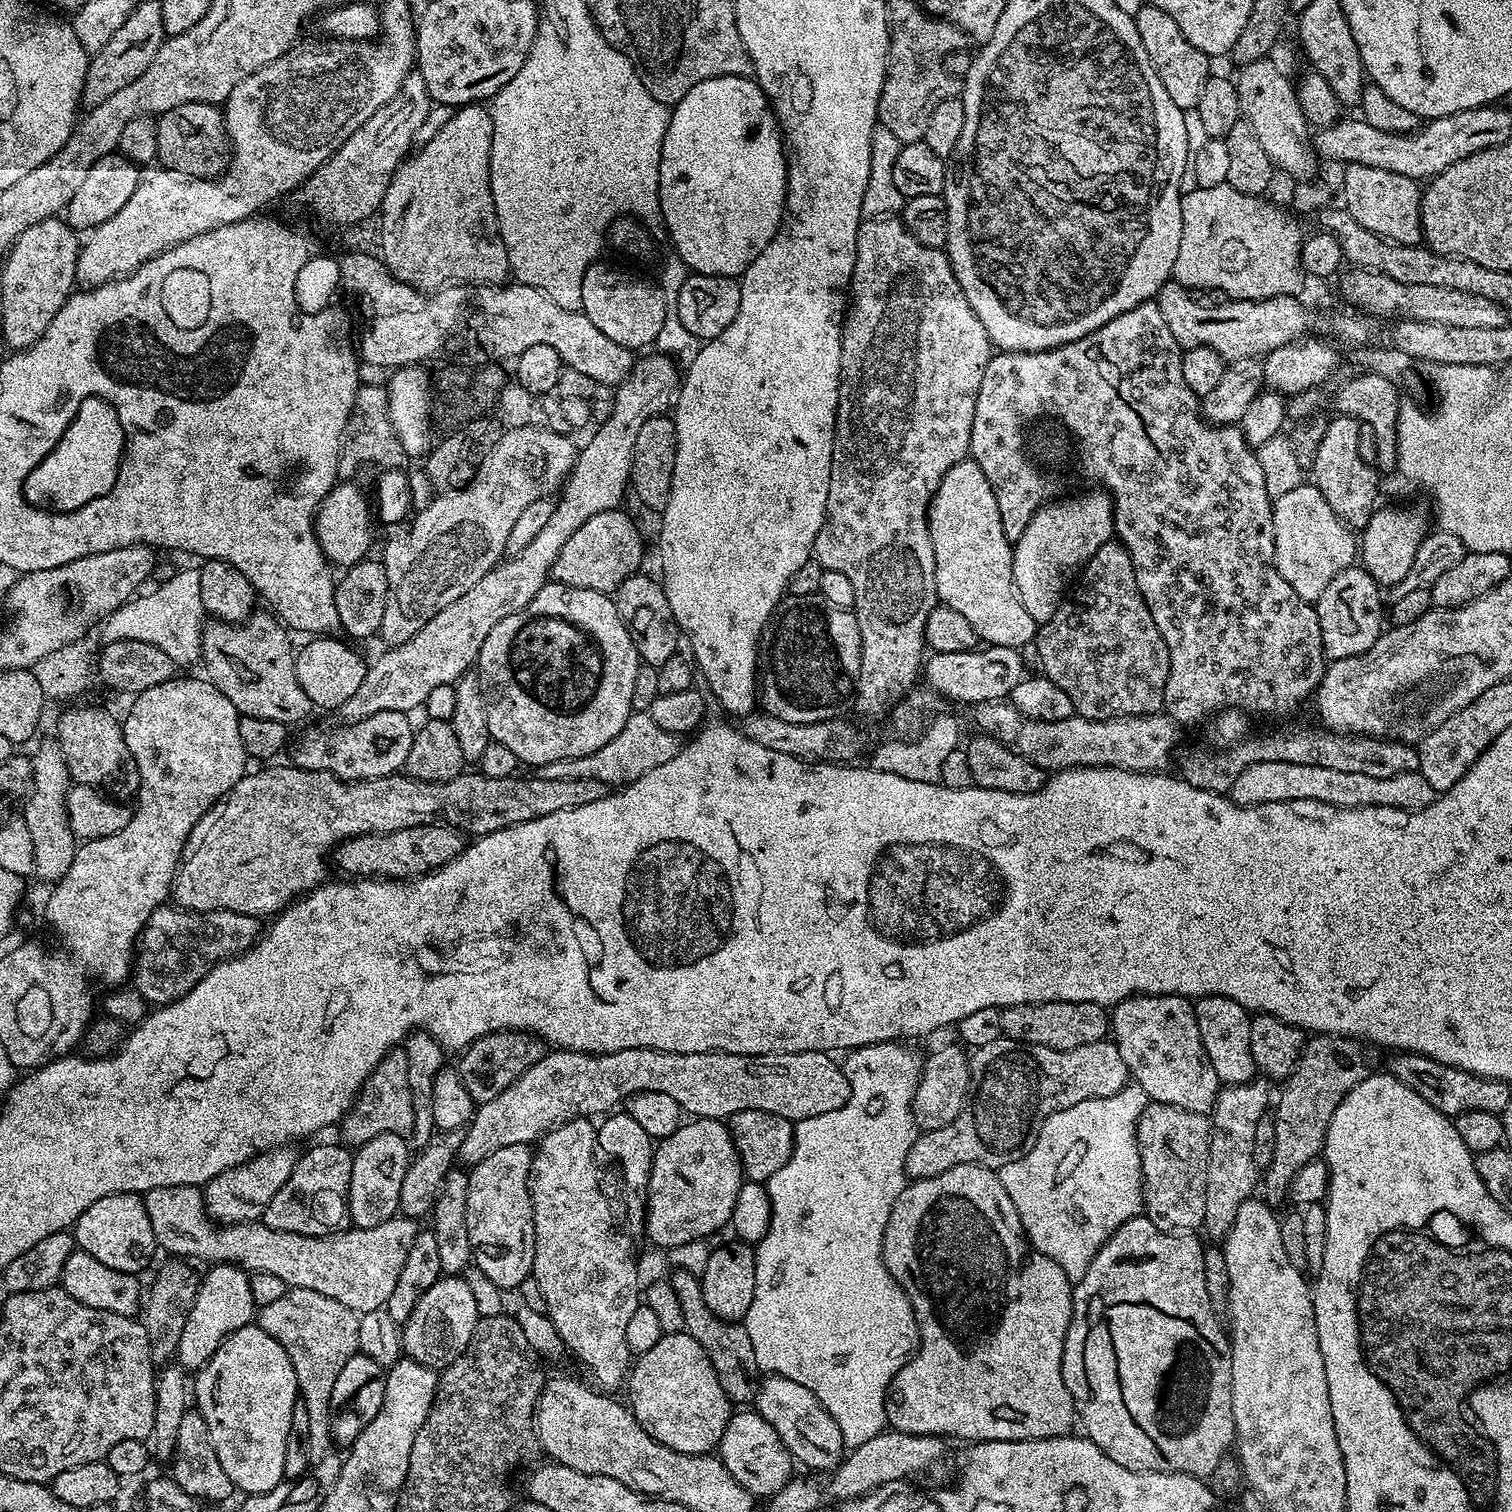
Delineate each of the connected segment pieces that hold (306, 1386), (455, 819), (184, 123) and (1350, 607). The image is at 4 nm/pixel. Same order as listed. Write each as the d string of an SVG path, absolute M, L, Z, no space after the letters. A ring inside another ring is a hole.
M289 1288L282 1298L258 1312L258 1327L279 1342L294 1366L298 1396L310 1418L308 1453L312 1466L320 1464L334 1448L331 1422L334 1381L342 1366L346 1366L358 1351L359 1321L358 1313L342 1306L342 1302L326 1298L326 1294L318 1294L318 1290L305 1288Z
M264 766L261 772L249 771L242 777L236 785L229 790L227 796L212 807L205 816L194 826L194 830L188 835L188 841L182 853L180 867L176 869L176 879L174 881L174 900L179 907L188 912L211 912L214 908L222 910L234 910L238 914L250 914L257 918L275 917L277 914L289 907L297 898L309 893L314 888L325 883L328 872L328 864L324 859L329 859L330 853L342 843L355 836L369 836L375 832L381 834L393 832L394 830L406 830L410 826L422 826L423 824L448 824L451 828L459 828L461 832L472 838L479 838L518 826L522 822L530 822L534 818L542 818L546 814L558 814L558 810L567 808L577 808L586 806L586 802L598 802L604 796L609 795L609 785L598 782L594 778L542 778L538 774L532 774L529 780L520 780L519 775L507 776L506 778L490 778L479 770L465 770L459 776L449 780L414 780L407 774L397 774L395 776L383 776L373 780L339 780L337 776L332 776L329 772L315 772L295 766L288 768L272 768L276 766Z
M186 102L174 110L159 113L156 120L158 150L156 160L167 171L181 172L184 176L212 178L225 167L230 145L224 134L224 114L217 105Z
M1353 566L1342 570L1322 590L1322 598L1314 601L1318 614L1318 626L1322 626L1322 646L1329 661L1354 658L1380 637L1382 625L1386 620L1386 604L1380 601L1382 588L1363 566Z

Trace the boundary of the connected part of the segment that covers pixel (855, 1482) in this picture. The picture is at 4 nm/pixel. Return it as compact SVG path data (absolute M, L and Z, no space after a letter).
M895 1430L879 1432L870 1442L851 1449L836 1468L827 1473L828 1496L835 1502L859 1500L878 1486L895 1480L908 1480L927 1470L944 1456L945 1441L938 1436L915 1436Z

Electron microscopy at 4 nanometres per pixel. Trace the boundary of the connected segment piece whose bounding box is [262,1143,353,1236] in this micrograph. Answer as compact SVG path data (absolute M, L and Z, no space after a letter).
M320 1144L297 1159L290 1178L286 1178L286 1186L282 1186L282 1190L270 1198L262 1217L263 1224L283 1232L320 1235L316 1230L316 1216L328 1216L328 1200L348 1202L351 1178L348 1164L352 1161L353 1153L337 1144Z

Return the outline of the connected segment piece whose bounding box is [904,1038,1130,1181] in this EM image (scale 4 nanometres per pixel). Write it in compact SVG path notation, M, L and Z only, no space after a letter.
M1001 1038L990 1042L990 1046L975 1049L968 1061L968 1069L968 1100L958 1118L954 1118L954 1122L946 1126L938 1126L938 1130L921 1131L914 1146L910 1146L910 1154L904 1167L904 1175L909 1181L934 1178L963 1164L981 1164L984 1168L999 1170L1010 1162L1018 1162L1018 1158L1030 1154L1045 1118L1053 1116L1058 1110L1078 1106L1078 1102L1086 1102L1096 1096L1104 1098L1110 1094L1118 1094L1118 1090L1130 1083L1126 1062L1122 1062L1118 1046L1108 1038L1065 1052Z

